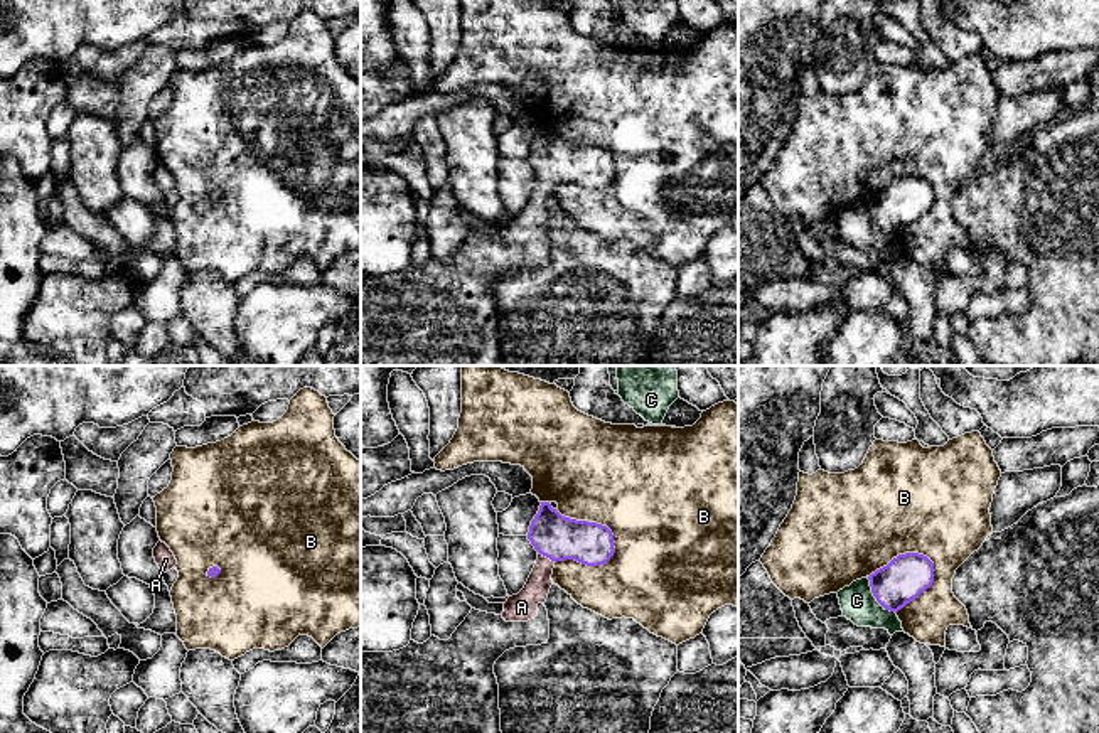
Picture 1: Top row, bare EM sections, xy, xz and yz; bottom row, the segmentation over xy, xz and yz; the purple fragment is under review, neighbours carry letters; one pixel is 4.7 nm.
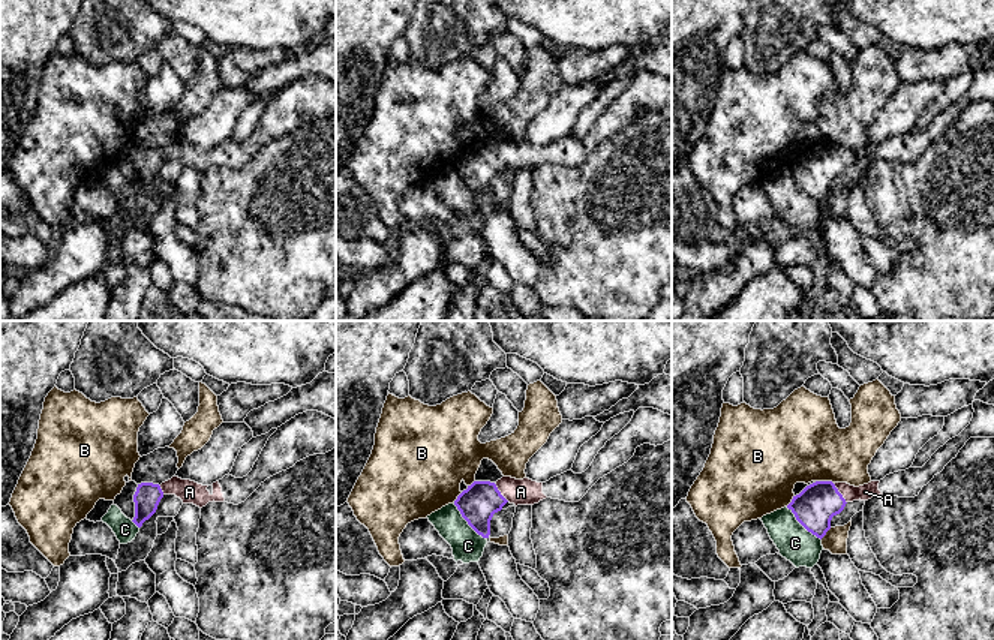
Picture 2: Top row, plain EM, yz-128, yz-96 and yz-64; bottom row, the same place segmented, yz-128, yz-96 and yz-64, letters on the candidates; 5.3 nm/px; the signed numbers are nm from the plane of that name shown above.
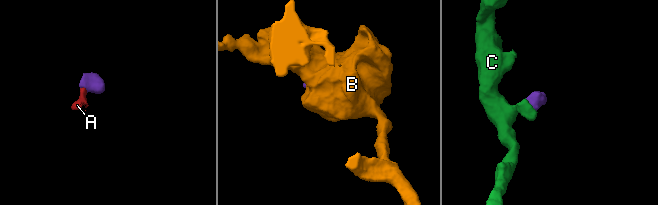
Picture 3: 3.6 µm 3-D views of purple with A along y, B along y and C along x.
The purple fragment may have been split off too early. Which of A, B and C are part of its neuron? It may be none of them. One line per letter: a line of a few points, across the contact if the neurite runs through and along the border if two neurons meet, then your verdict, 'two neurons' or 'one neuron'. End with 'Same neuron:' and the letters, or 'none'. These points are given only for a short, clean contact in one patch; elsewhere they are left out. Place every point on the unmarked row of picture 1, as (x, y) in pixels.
A: line xz (555, 159), (546, 179), (538, 209), (525, 226); one neuron
B: two neurons
C: line yz (867, 199), (872, 218), (895, 236); two neurons
Same neuron: A

